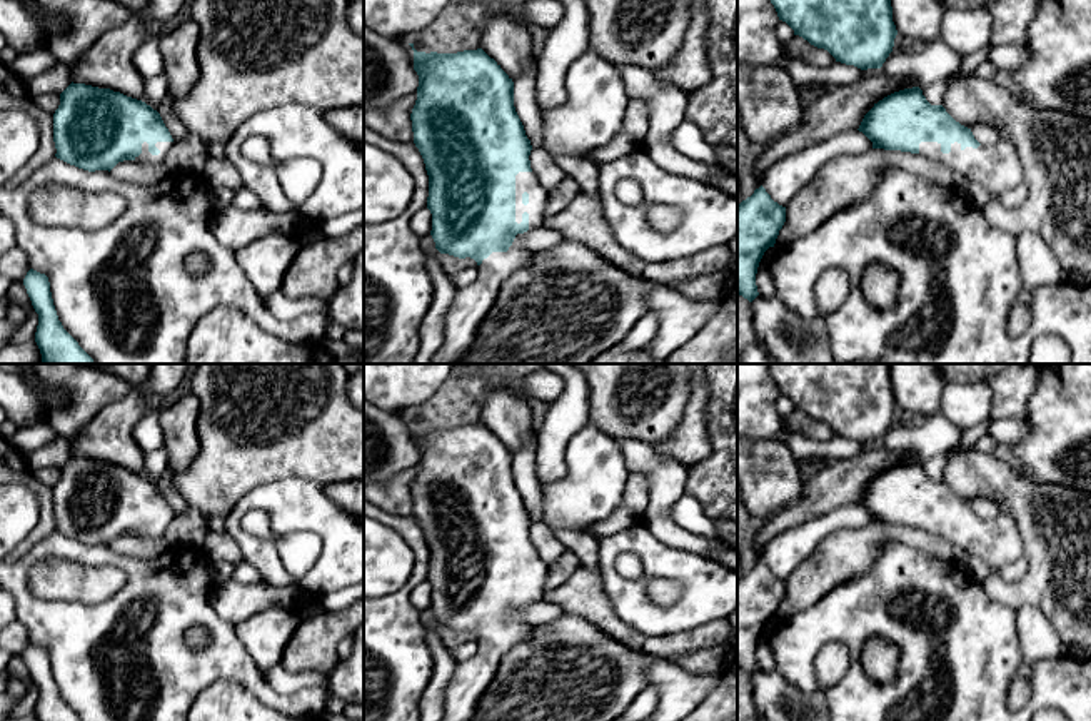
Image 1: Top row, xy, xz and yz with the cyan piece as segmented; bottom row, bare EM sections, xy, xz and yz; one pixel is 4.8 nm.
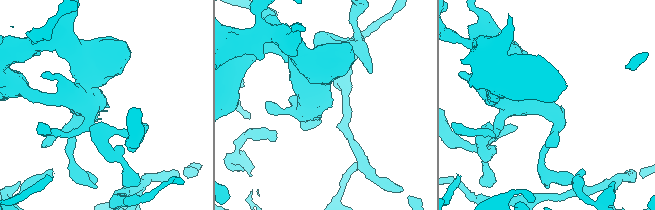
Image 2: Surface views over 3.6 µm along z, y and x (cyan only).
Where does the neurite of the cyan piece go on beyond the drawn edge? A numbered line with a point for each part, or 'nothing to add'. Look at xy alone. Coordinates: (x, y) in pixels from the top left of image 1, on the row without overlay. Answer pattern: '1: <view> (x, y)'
1: xy (145, 531)

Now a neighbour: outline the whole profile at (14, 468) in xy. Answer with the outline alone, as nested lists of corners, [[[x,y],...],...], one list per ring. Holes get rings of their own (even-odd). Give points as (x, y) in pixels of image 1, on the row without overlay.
[[[0,436],[0,486],[10,482],[20,484],[37,496],[40,519],[27,537],[7,554],[5,564],[18,561],[32,546],[57,527],[53,516],[53,489],[42,484],[28,467],[25,454],[22,454],[12,441]]]

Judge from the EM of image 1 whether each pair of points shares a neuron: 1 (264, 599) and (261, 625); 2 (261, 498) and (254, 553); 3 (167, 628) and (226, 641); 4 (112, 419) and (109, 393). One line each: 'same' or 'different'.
1: different
2: same
3: same
4: different

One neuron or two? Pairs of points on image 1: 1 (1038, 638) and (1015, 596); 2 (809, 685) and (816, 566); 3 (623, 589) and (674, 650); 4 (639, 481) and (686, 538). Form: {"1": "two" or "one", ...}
{"1": "two", "2": "two", "3": "two", "4": "two"}

